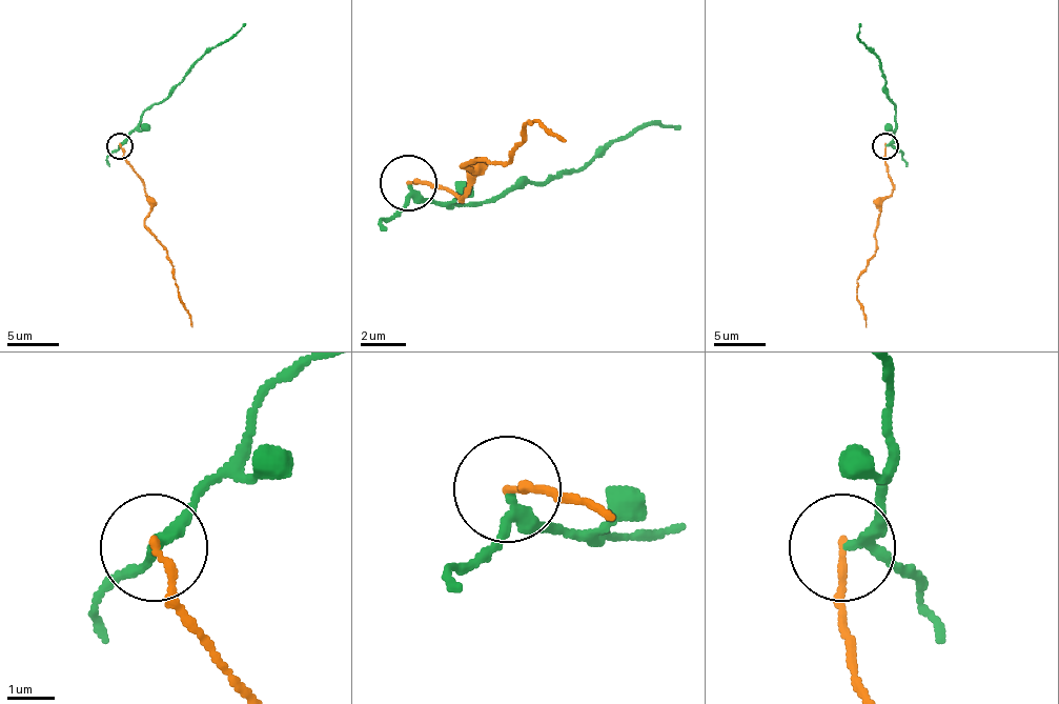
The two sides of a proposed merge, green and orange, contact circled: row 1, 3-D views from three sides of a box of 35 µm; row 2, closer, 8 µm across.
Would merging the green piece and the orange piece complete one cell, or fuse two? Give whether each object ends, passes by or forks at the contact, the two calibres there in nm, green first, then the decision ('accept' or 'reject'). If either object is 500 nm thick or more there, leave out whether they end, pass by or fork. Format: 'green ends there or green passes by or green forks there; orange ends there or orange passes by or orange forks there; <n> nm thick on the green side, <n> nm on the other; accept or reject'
green passes by; orange ends there; 220 nm thick on the green side, 150 nm on the other; reject

